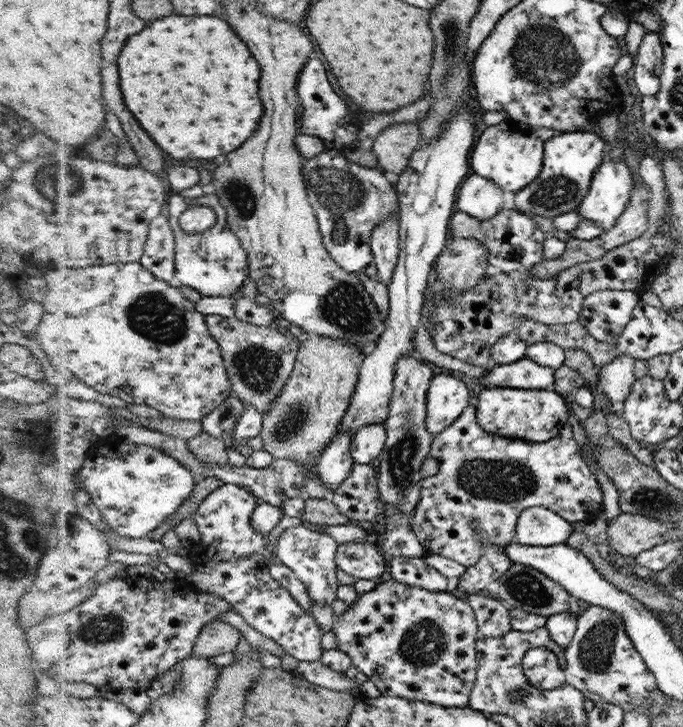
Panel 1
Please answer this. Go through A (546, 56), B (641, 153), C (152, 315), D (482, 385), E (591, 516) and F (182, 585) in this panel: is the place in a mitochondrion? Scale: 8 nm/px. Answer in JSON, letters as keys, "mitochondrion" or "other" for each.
{"A":"mitochondrion","B":"other","C":"mitochondrion","D":"other","E":"other","F":"other"}

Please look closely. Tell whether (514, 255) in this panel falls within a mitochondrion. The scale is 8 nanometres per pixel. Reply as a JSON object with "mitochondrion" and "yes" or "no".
{"mitochondrion":"no"}

